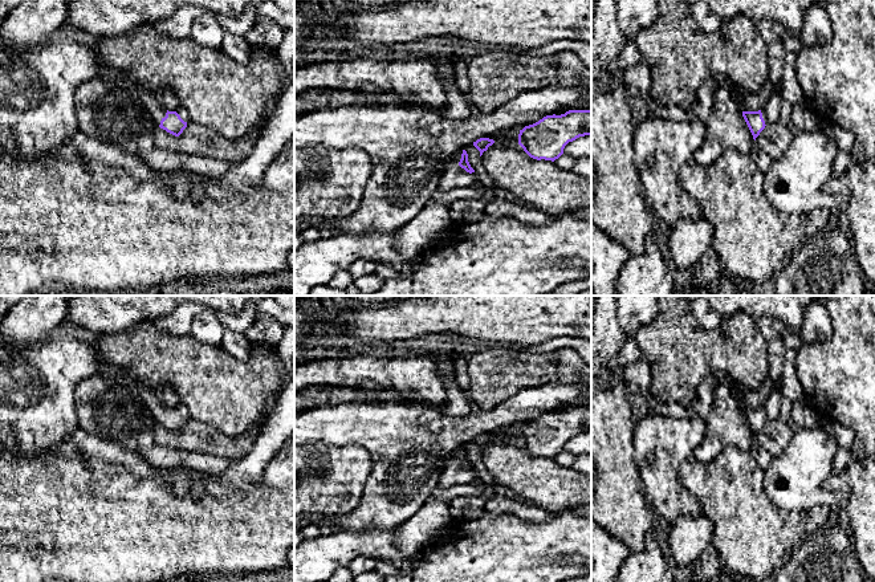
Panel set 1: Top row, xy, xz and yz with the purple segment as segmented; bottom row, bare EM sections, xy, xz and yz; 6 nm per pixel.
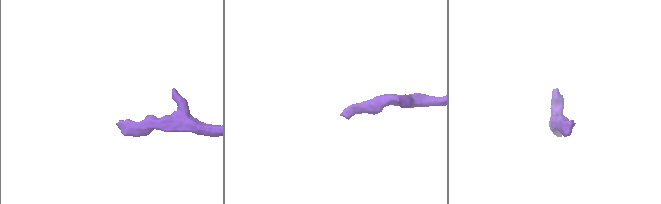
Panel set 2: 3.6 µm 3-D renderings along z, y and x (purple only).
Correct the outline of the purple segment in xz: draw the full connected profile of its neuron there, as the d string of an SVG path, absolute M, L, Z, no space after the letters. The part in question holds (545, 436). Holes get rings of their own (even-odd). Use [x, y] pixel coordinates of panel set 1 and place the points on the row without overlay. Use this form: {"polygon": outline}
{"polygon": "M569 407L546 412L520 427L518 441L533 456L554 459L569 439L591 432L591 407Z"}

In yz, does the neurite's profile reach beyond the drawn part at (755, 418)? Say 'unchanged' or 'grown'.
grown

